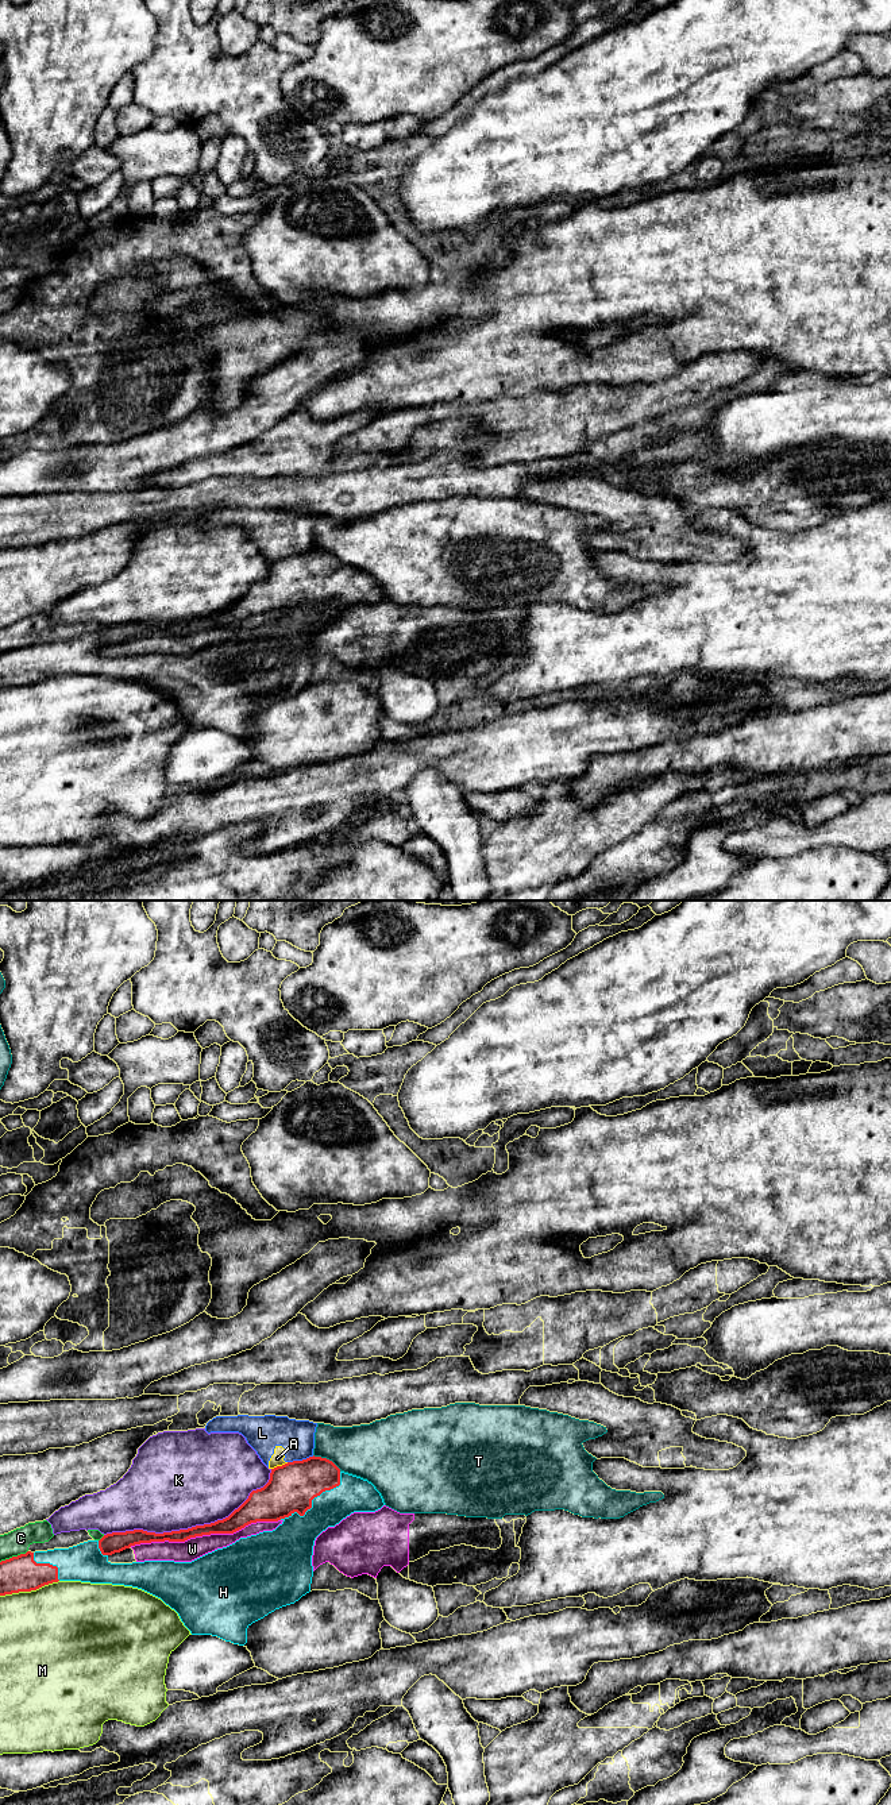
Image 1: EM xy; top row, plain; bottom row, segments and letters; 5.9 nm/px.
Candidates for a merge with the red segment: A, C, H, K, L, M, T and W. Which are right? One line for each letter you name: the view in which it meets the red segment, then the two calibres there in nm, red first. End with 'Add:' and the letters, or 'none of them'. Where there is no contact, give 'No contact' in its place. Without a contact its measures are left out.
H: Touches red in xy. Thickness 280 nm (red) against 220 nm
Add: H

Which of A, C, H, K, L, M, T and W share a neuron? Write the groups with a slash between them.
A L / C / H / K / M / T / W

